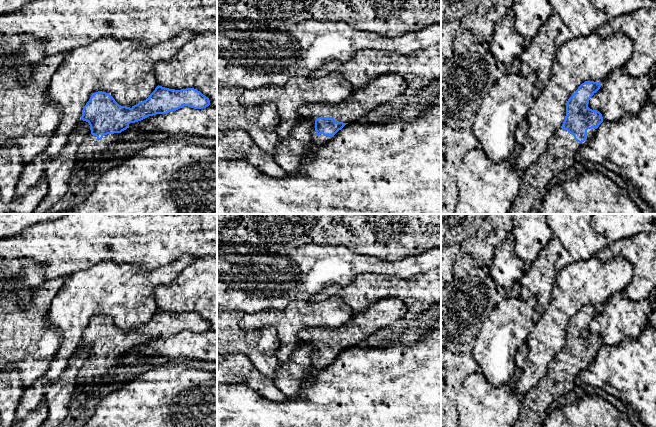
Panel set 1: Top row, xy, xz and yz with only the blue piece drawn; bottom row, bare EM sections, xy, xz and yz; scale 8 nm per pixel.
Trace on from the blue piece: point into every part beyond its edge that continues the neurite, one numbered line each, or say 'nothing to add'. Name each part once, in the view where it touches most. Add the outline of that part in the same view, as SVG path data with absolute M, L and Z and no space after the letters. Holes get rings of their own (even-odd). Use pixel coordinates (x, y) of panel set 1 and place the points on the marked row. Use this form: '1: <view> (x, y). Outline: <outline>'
1: xz (391, 87). Outline: M397 72L385 73L374 81L354 89L352 95L336 105L305 104L298 109L299 117L309 118L312 123L310 135L313 143L324 145L334 136L317 136L315 120L333 117L335 122L357 122L373 109L385 103L397 103L410 93L407 82Z

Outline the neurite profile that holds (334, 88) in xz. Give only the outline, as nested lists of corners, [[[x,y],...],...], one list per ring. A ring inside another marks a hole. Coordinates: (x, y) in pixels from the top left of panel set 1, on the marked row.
[[[333,71],[327,76],[300,77],[287,80],[283,86],[261,86],[244,89],[239,102],[246,107],[272,103],[280,119],[278,135],[289,136],[299,118],[298,109],[305,104],[336,105],[354,91],[354,86],[340,72]]]

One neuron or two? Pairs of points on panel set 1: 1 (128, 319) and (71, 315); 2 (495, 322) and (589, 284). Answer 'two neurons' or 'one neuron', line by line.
1: one neuron
2: two neurons

